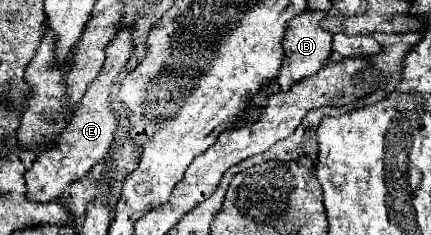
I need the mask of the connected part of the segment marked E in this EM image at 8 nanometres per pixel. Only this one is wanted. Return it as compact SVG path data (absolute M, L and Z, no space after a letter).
M122 25L122 29L116 33L116 37L106 47L106 63L98 77L88 85L86 95L82 97L82 105L74 113L70 127L62 133L62 141L56 149L48 149L36 157L32 167L26 171L26 187L28 187L28 199L32 201L52 201L60 199L64 189L84 177L98 161L104 159L108 153L114 133L118 129L118 113L110 105L110 93L114 79L128 67L128 61L134 57L134 43L132 43L132 27Z

